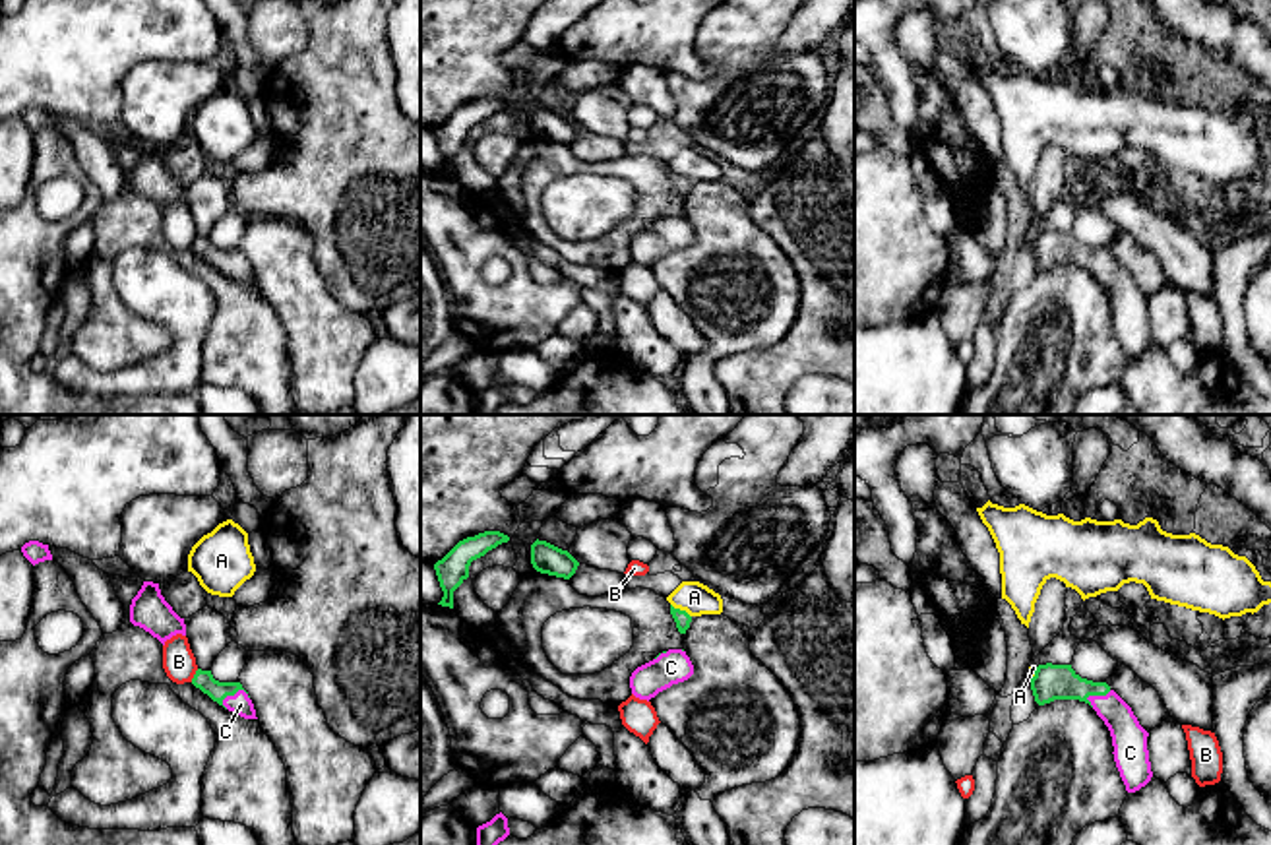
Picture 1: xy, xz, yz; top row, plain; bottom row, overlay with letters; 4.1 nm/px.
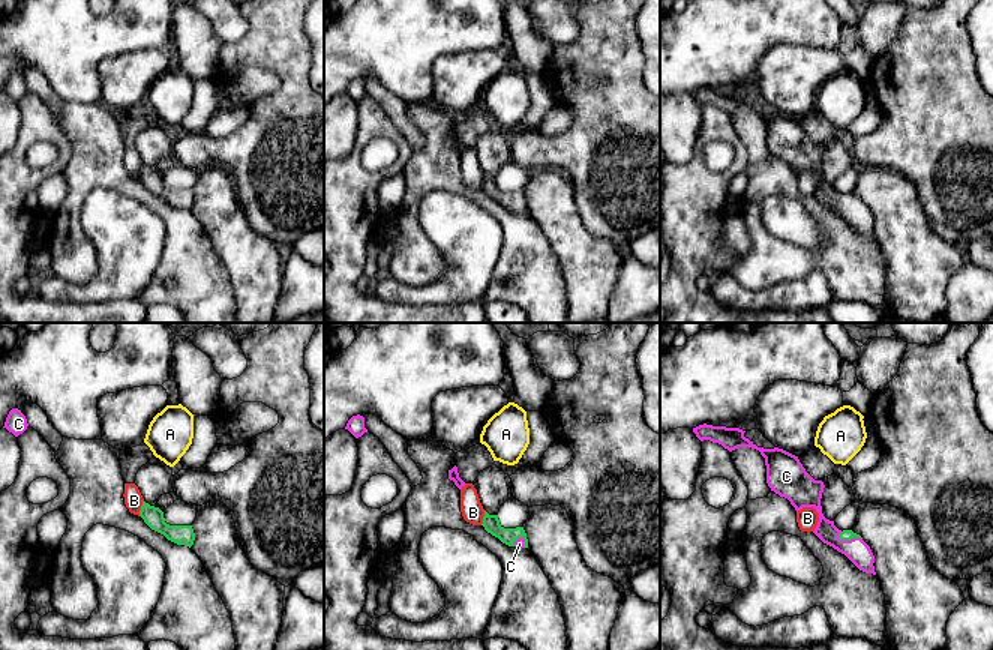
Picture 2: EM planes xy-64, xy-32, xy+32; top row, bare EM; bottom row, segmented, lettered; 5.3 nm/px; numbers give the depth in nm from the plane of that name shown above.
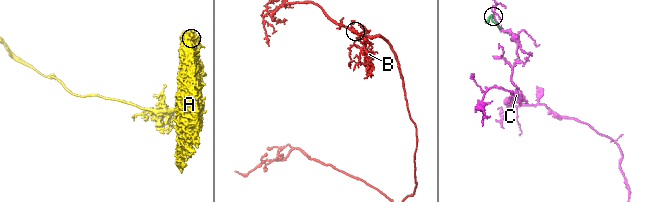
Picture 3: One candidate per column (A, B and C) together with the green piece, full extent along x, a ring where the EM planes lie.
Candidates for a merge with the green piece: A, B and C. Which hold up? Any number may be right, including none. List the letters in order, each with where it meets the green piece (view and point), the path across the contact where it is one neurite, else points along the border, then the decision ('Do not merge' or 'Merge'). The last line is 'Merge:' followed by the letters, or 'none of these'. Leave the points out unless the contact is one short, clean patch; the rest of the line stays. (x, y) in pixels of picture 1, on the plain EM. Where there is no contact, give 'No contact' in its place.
A: Touches green at xz (679, 175). Boundary: xz (671, 169), (690, 183). Do not merge
B: Touches green at xy (194, 241). Boundary: xy (198, 235), (190, 247). Do not merge
C: Touches green at xy (235, 258). Path across: xy (217, 256), (235, 258), (241, 270). Merge
Merge: C

